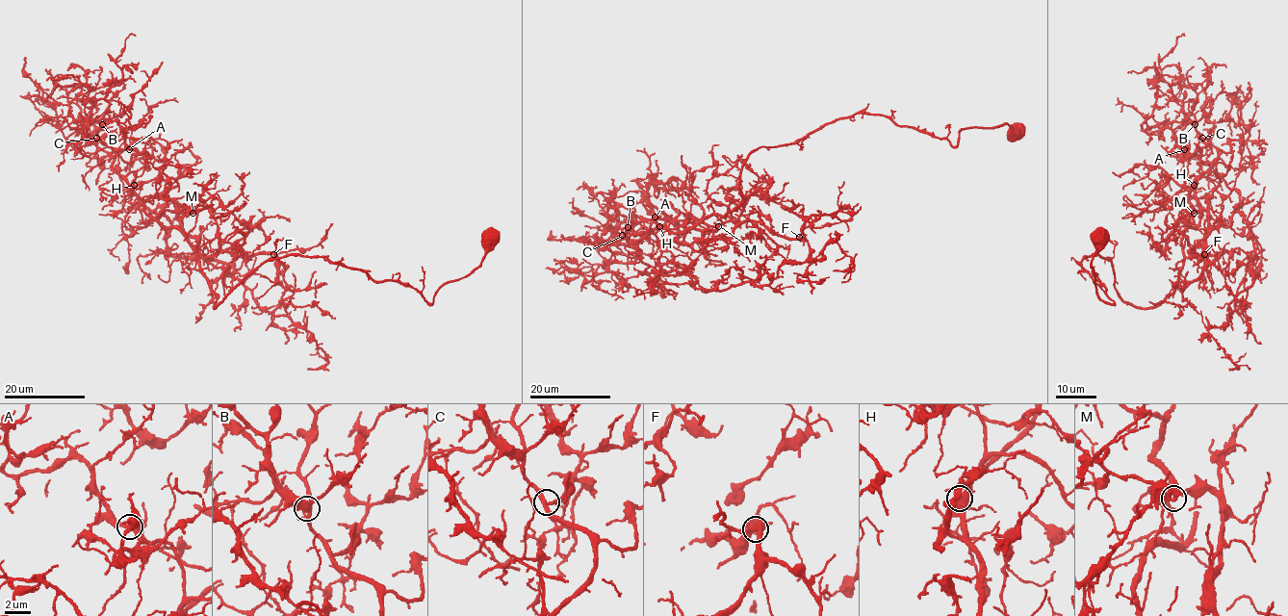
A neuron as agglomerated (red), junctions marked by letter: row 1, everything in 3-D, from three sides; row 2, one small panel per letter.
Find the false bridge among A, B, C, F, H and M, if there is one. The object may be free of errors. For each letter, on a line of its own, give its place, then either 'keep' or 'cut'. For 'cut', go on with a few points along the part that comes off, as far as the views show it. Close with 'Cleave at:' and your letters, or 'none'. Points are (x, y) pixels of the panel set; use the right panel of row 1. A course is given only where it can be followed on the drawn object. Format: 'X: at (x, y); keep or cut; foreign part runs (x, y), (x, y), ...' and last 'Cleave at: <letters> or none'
A: at (1184, 149); keep
B: at (1195, 124); keep
C: at (1202, 138); keep
F: at (1204, 254); keep
H: at (1194, 185); keep
M: at (1194, 213); keep
Cleave at: none

